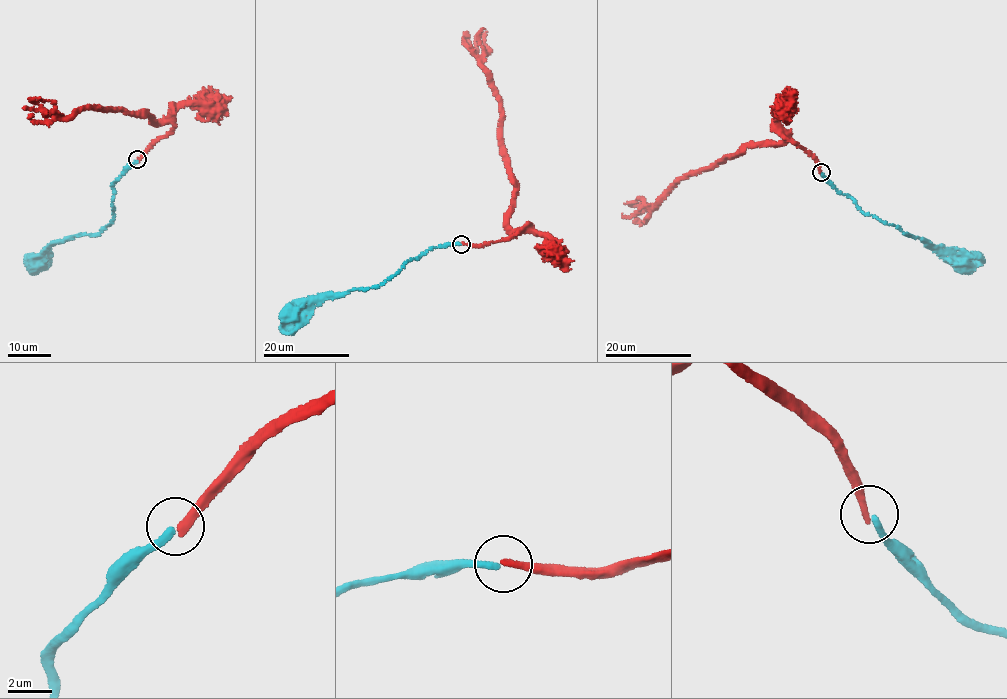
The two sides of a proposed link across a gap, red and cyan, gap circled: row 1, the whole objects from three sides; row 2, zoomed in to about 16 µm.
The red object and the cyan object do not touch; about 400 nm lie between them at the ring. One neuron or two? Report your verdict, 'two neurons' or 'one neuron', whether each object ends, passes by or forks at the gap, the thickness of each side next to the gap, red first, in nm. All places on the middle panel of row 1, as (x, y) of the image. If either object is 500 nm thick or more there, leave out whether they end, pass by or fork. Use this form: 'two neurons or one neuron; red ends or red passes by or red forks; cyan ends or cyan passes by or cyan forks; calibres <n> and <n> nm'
two neurons; red ends; cyan ends; calibres 400 and 320 nm

